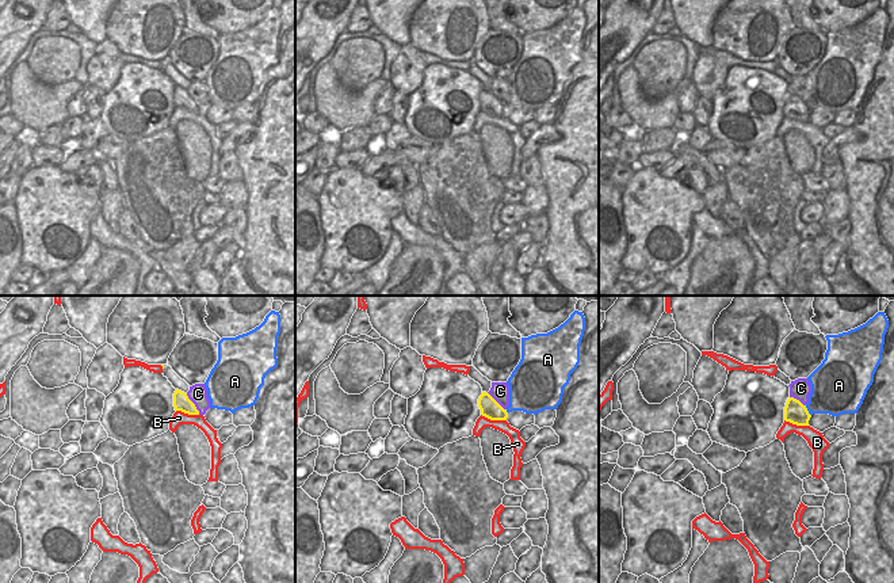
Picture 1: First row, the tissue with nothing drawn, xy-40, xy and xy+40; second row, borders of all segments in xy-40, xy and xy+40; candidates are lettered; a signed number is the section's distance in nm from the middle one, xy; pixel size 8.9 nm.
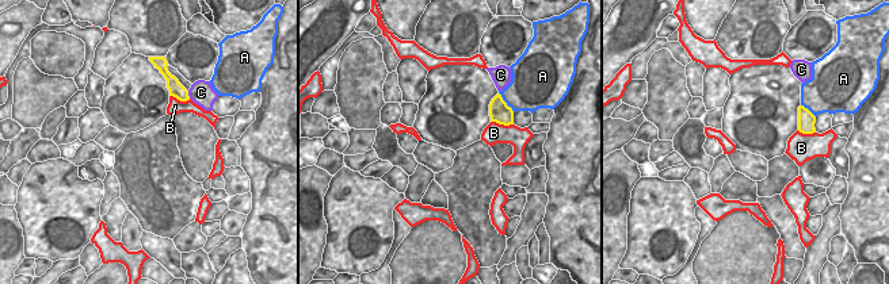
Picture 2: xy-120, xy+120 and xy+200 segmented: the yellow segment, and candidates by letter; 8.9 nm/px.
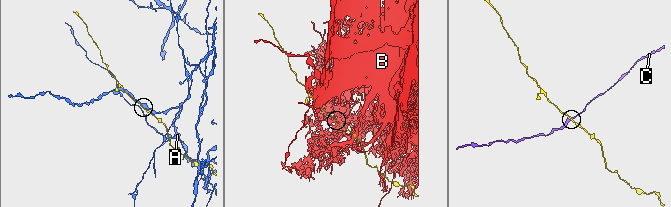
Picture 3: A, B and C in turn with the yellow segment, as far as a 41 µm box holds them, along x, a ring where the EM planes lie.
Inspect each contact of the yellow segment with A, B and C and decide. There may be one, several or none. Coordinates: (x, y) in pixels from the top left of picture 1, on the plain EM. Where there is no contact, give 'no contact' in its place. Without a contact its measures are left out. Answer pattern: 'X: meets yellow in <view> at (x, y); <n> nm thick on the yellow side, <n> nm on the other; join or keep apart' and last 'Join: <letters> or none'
A: meets yellow in xy+40 at (807, 107); 200 nm thick on the yellow side, 340 nm on the other; keep apart
B: meets yellow in xy at (493, 115); 170 nm thick on the yellow side, 110 nm on the other; keep apart
C: meets yellow in xy-40 at (194, 101); 150 nm thick on the yellow side, 170 nm on the other; keep apart
Join: none

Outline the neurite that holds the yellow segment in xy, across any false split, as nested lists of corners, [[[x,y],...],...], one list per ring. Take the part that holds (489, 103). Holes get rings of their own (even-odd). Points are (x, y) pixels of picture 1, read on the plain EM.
[[[482,88],[478,95],[481,111],[490,117],[507,117],[508,108],[489,89]]]

